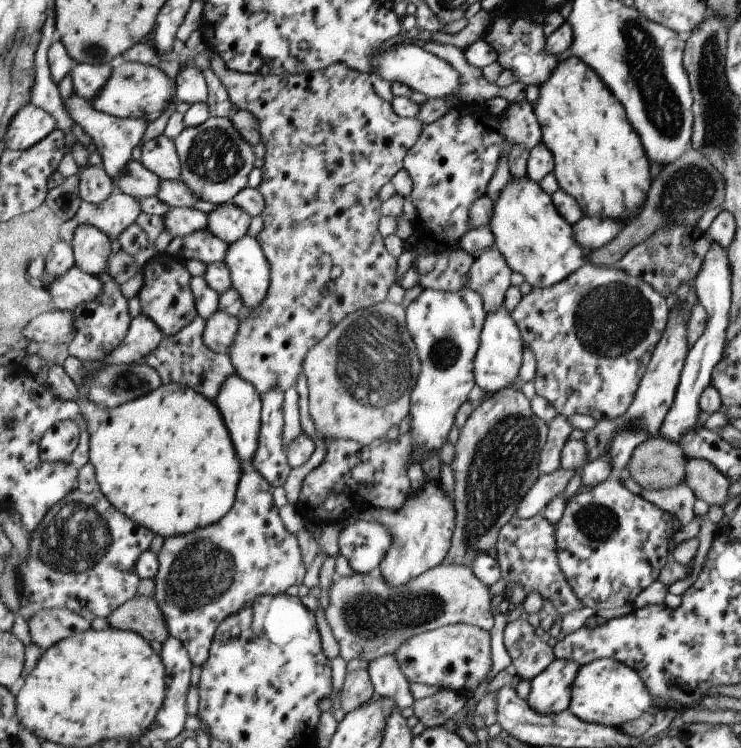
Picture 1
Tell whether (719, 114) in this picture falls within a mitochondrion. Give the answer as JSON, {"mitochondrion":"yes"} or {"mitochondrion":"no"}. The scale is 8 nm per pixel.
{"mitochondrion":"yes"}

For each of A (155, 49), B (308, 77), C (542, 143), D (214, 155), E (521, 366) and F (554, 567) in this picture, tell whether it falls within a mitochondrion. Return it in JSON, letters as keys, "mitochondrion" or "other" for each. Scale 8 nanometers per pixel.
{"A":"other","B":"other","C":"other","D":"mitochondrion","E":"other","F":"other"}

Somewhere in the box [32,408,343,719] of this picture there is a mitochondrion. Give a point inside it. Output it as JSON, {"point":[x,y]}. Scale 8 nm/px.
{"point":[78,537]}

